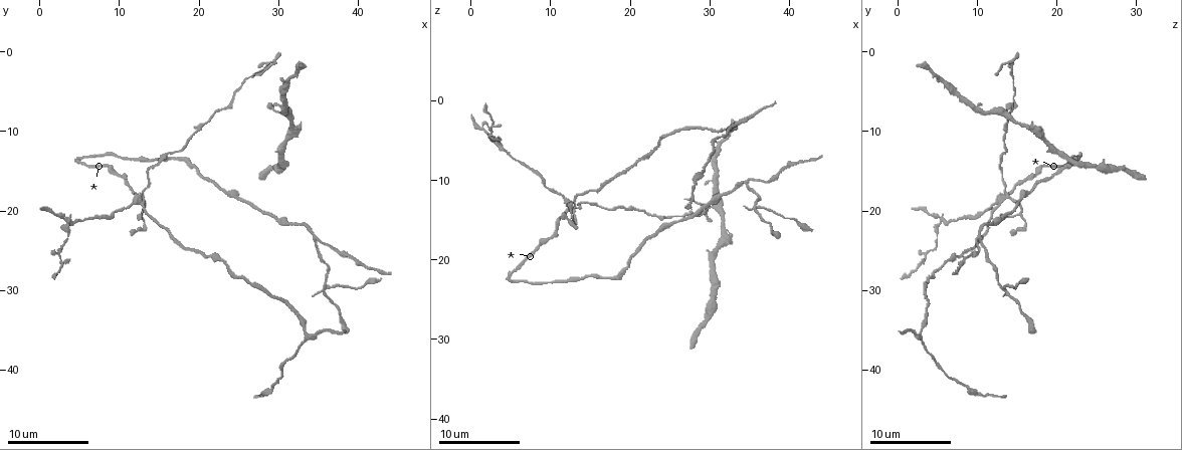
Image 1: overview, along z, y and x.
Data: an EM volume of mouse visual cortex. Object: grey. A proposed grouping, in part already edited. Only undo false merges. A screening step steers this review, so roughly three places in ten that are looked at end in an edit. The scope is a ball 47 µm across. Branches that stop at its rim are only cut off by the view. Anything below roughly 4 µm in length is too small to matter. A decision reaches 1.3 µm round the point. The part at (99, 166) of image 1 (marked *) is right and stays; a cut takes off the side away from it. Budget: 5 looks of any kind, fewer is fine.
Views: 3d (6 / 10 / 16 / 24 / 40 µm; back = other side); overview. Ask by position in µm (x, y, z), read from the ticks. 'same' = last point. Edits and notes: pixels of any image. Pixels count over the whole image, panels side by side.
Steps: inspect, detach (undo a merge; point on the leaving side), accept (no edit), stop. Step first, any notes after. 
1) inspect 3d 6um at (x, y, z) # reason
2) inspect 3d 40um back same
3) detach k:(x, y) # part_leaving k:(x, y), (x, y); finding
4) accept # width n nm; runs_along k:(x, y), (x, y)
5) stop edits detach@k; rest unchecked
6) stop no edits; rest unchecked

inspect 3d 16um at (31.2, 7.6, 13.0)

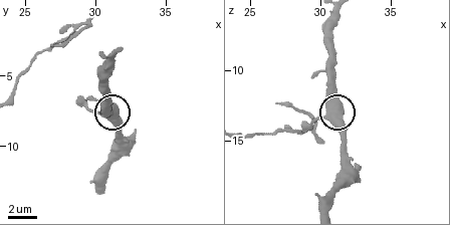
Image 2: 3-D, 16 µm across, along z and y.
accept # width 630 nm; continuous, no second neuron

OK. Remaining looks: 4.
inspect 3d 10um at (34.8, 23.6, 10.2) # thin arm on a thick one

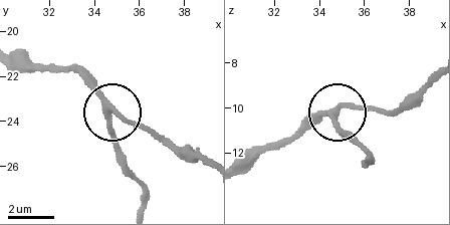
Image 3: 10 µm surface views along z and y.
accept # side_arm 12 um; runs_along 3:(245, 168), (308, 120), (349, 104), (393, 110); all the same neuron

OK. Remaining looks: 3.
inspect 3d 16um at (36.4, 29.6, 13.6) # looks like a crossing

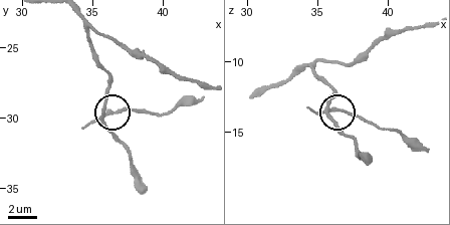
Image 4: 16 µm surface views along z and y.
detach 4:(125, 108) # width 230 nm; part_leaving 4:(105, 116), (130, 109), (166, 114), (204, 96); a second neuron is stuck on

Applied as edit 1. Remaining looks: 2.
stop edits detach@4; rest unchecked

